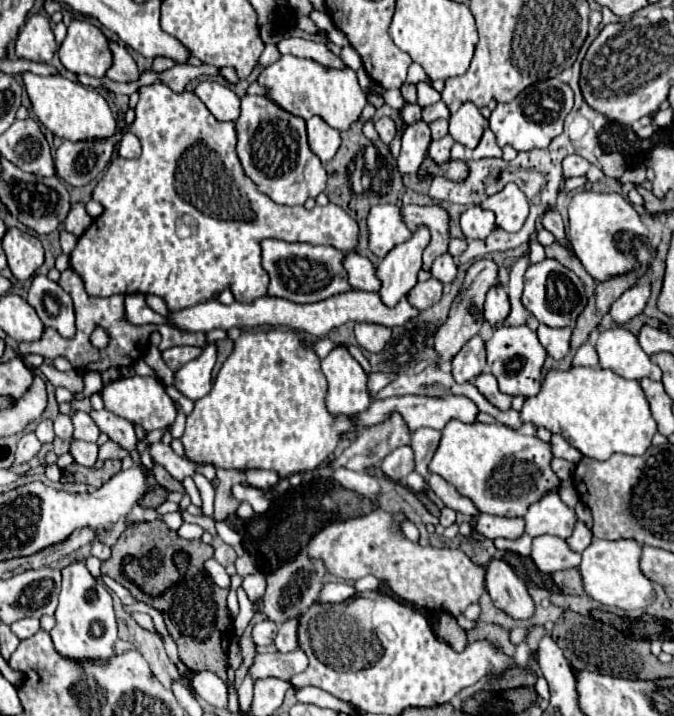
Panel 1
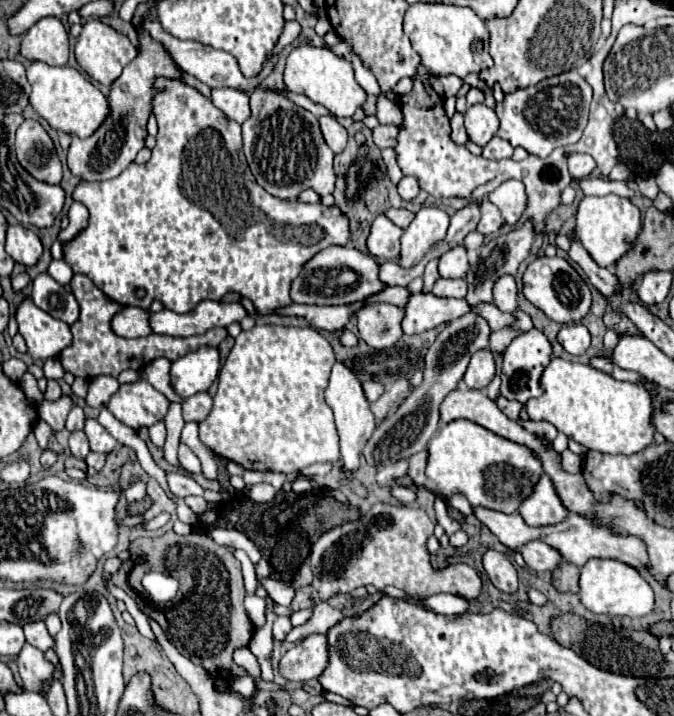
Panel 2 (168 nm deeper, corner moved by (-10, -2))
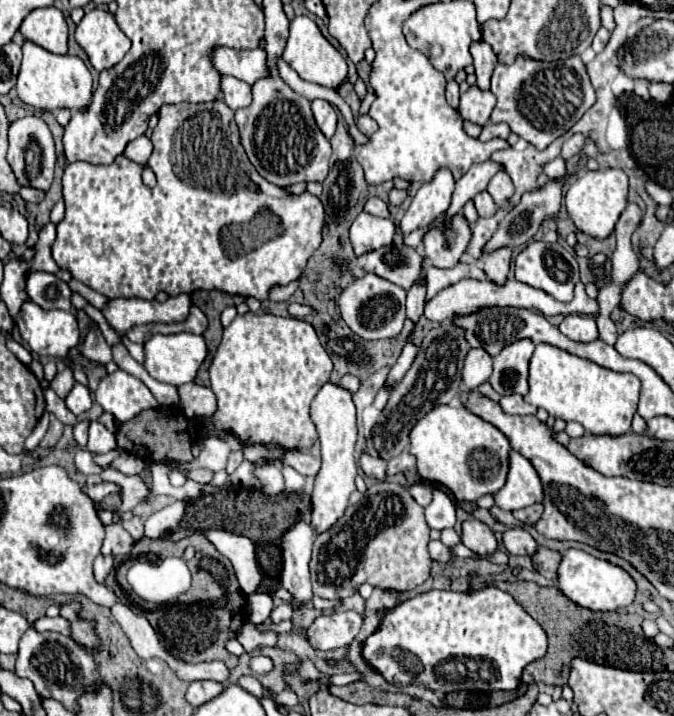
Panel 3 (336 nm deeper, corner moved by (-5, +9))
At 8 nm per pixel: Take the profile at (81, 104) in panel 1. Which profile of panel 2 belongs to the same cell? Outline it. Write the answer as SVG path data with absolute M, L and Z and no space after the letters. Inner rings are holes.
M34 61L28 67L28 81L32 85L30 105L40 117L44 117L50 123L50 127L58 131L88 137L108 117L110 107L106 97L74 67L52 67L42 61Z

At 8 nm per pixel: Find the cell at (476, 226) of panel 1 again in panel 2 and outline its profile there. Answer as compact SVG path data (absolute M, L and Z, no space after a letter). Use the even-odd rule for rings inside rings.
M484 199L484 203L482 203L482 219L478 223L478 231L484 233L484 235L490 235L490 233L496 233L502 225L504 225L504 219L502 219L498 207L492 205L488 199Z

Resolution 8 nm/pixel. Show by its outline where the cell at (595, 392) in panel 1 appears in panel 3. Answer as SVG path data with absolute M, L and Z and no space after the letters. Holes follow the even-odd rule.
M537 344L529 364L529 392L525 394L525 400L537 408L545 408L553 418L579 422L585 432L621 436L631 432L639 390L641 382L633 374L607 370L591 360L573 356L551 344Z

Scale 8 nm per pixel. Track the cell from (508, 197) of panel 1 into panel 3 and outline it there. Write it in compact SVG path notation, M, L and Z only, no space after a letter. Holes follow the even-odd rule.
M497 172L497 174L491 178L491 182L489 182L489 186L487 186L487 192L493 196L495 204L501 208L501 206L505 206L507 200L513 196L515 188L513 188L513 182L511 182L511 178L507 176L507 172Z

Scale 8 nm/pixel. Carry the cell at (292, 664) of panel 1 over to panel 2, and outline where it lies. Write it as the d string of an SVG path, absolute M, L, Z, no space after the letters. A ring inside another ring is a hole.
M326 633L308 635L280 659L280 673L288 681L308 681L312 677L318 677L326 667L328 667Z

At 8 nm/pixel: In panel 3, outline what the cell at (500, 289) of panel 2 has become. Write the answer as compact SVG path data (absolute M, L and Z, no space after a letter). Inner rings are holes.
M499 248L483 258L483 272L491 282L505 284L509 274L509 262L511 262L511 248Z

